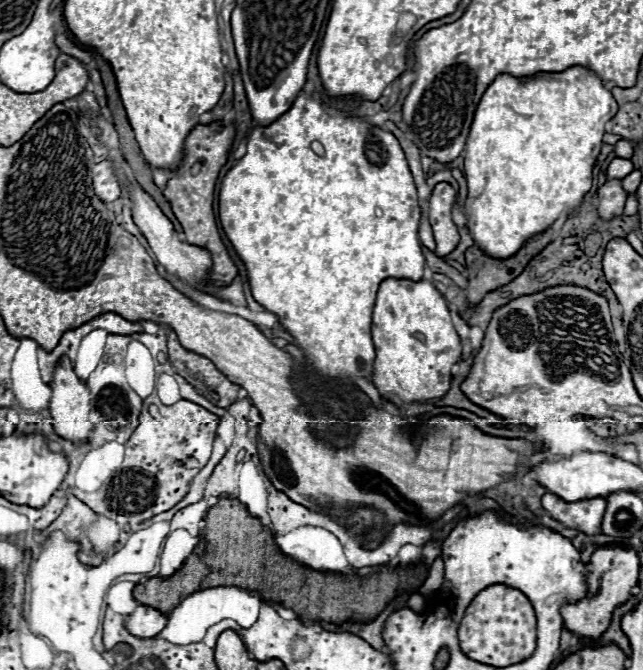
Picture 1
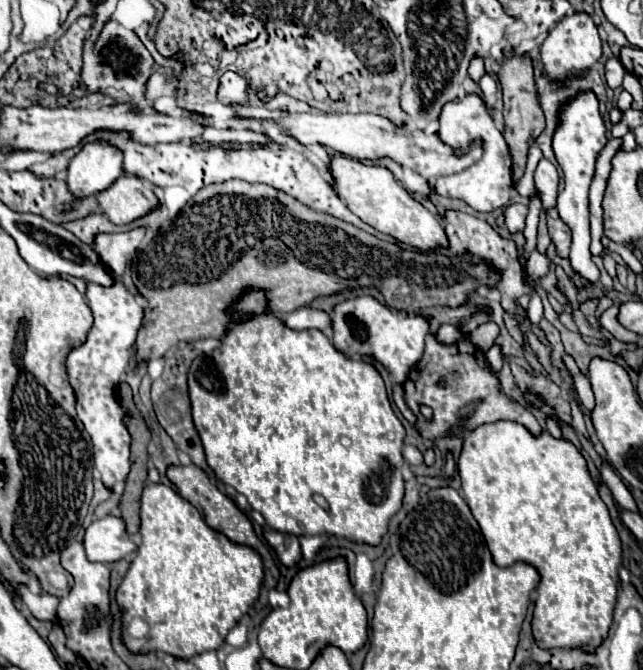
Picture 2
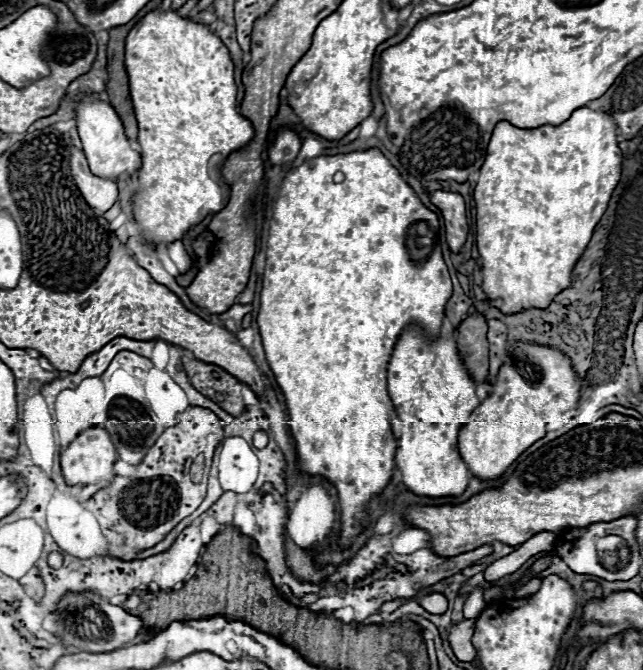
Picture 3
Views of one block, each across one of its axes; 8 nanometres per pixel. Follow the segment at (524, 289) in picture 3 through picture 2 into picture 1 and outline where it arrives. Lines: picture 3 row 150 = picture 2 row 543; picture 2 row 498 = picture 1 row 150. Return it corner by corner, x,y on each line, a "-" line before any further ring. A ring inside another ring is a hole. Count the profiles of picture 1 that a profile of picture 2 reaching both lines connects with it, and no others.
570,68
566,72
558,72
558,74
536,74
536,76
530,76
530,78
514,78
514,76
508,76
508,74
500,74
490,86
488,90
484,92
478,108
476,108
476,114
474,114
474,122
472,122
472,128
470,128
470,134
468,134
468,142
466,142
466,158
464,158
464,174
466,174
466,182
468,182
468,196
466,196
466,202
464,202
464,214
466,214
466,220
468,220
468,230
470,230
470,236
472,240
480,246
480,250
486,250
486,254
490,254
490,258
510,258
510,254
516,254
530,238
542,234
544,230
548,230
554,220
558,220
564,212
566,216
574,214
580,206
582,206
582,200
584,196
590,192
592,188
592,168
596,164
596,158
602,150
602,136
604,136
604,126
608,120
612,120
618,112
618,104
616,100
612,98
612,94
604,88
602,80
588,72
586,68

